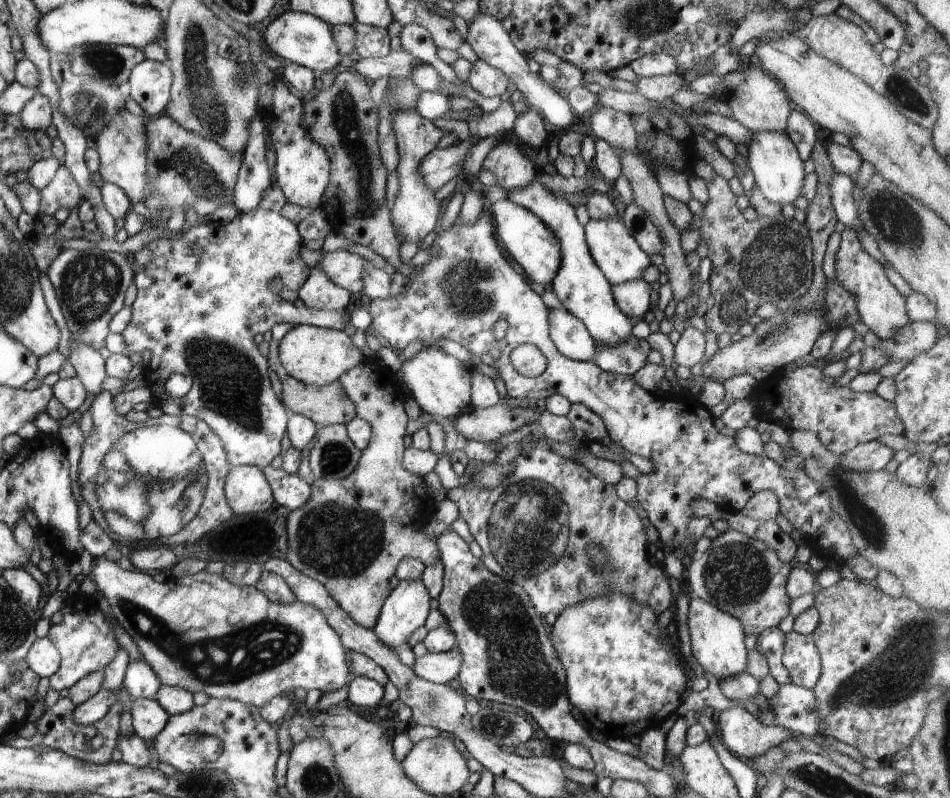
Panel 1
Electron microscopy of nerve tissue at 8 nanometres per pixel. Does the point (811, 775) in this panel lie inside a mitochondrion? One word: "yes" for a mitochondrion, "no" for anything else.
yes

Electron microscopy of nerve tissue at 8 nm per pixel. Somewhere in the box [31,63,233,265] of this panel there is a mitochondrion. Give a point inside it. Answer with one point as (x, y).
(87, 106)

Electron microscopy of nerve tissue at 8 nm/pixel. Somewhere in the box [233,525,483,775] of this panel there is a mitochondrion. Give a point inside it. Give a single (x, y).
(432, 705)

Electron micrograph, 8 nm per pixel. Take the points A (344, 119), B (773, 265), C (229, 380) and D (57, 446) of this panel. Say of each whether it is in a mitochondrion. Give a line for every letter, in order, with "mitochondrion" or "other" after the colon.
A: mitochondrion
B: mitochondrion
C: mitochondrion
D: other

